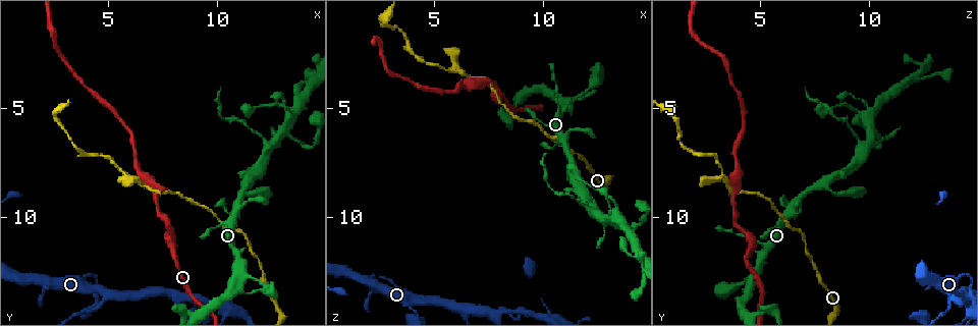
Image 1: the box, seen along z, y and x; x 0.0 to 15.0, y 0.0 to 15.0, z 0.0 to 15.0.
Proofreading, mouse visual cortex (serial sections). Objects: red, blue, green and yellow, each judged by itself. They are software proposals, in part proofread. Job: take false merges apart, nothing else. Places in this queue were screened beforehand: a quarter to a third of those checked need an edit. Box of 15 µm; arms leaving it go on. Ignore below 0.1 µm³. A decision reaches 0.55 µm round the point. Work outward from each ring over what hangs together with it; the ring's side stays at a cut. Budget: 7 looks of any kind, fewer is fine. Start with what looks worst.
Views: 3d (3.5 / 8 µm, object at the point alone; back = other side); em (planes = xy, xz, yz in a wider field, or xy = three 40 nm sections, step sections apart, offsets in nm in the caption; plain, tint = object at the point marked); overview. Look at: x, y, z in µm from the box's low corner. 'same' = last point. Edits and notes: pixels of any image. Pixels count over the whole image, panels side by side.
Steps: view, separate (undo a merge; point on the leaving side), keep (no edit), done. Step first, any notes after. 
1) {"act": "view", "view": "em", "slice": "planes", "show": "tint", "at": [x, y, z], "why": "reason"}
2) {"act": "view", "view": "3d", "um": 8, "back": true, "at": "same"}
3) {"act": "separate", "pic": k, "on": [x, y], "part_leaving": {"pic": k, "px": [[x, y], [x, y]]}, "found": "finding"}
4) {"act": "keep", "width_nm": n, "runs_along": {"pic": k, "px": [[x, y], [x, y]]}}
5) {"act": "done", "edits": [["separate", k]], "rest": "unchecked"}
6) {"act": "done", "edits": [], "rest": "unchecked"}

{"act": "view", "view": "3d", "um": 3.5, "at": [6.1, 8.2, 3.4], "why": "arms part here"}

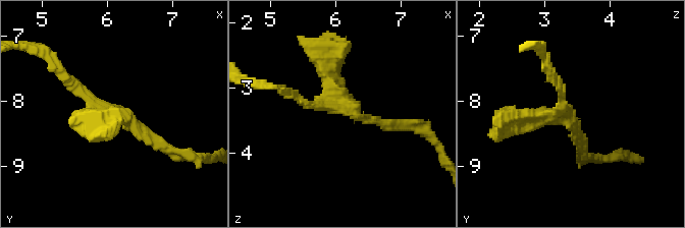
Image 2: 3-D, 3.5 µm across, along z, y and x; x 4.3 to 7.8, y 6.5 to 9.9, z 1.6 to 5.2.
{"act": "view", "view": "em", "slice": "xy", "step": 3, "show": "tint", "at": [6.20, 8.15, 3.35], "why": "need the tissue"}

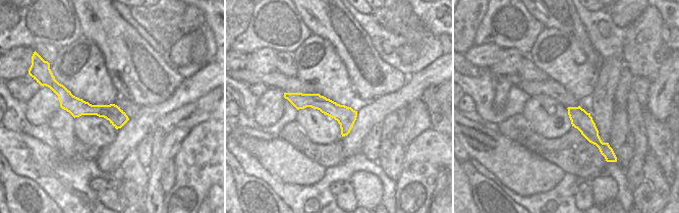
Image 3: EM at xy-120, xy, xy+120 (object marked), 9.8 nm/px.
{"act": "keep", "width_nm": 200, "runs_along": {"pic": 3, "px": [[287, 95], [354, 114]]}, "found": "all the same cell"}

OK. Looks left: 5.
{"act": "view", "view": "3d", "um": 8, "at": [2.5, 5.3, 1.0], "why": "sharp bend"}

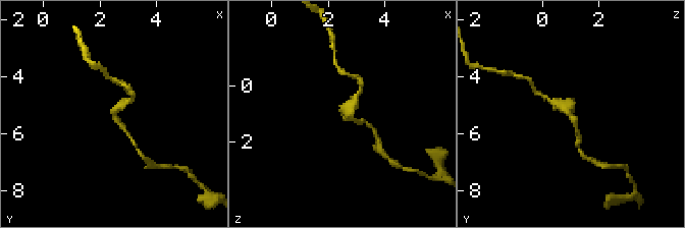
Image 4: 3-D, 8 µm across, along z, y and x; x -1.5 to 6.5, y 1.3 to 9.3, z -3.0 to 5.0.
{"act": "view", "view": "3d", "um": 3.5, "back": true, "at": [2.6, 5.3, 1.0], "why": "closer look"}

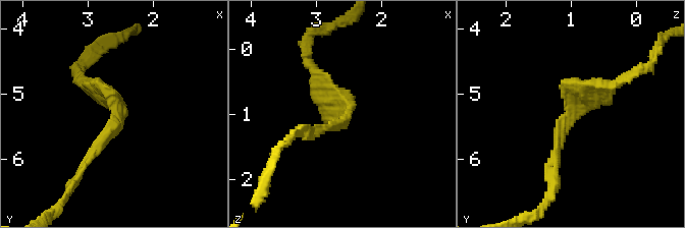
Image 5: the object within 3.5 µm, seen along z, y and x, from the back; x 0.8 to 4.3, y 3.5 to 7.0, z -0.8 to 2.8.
{"act": "view", "view": "em", "slice": "xy", "step": 2, "show": "tint", "at": [2.50, 5.35, 1.00], "why": "need the tissue"}

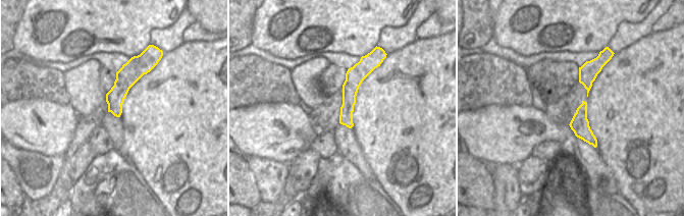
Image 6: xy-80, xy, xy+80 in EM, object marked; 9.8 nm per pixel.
{"act": "keep", "found": "one cell here"}

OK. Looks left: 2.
{"act": "done", "edits": [], "rest": "unchecked"}

